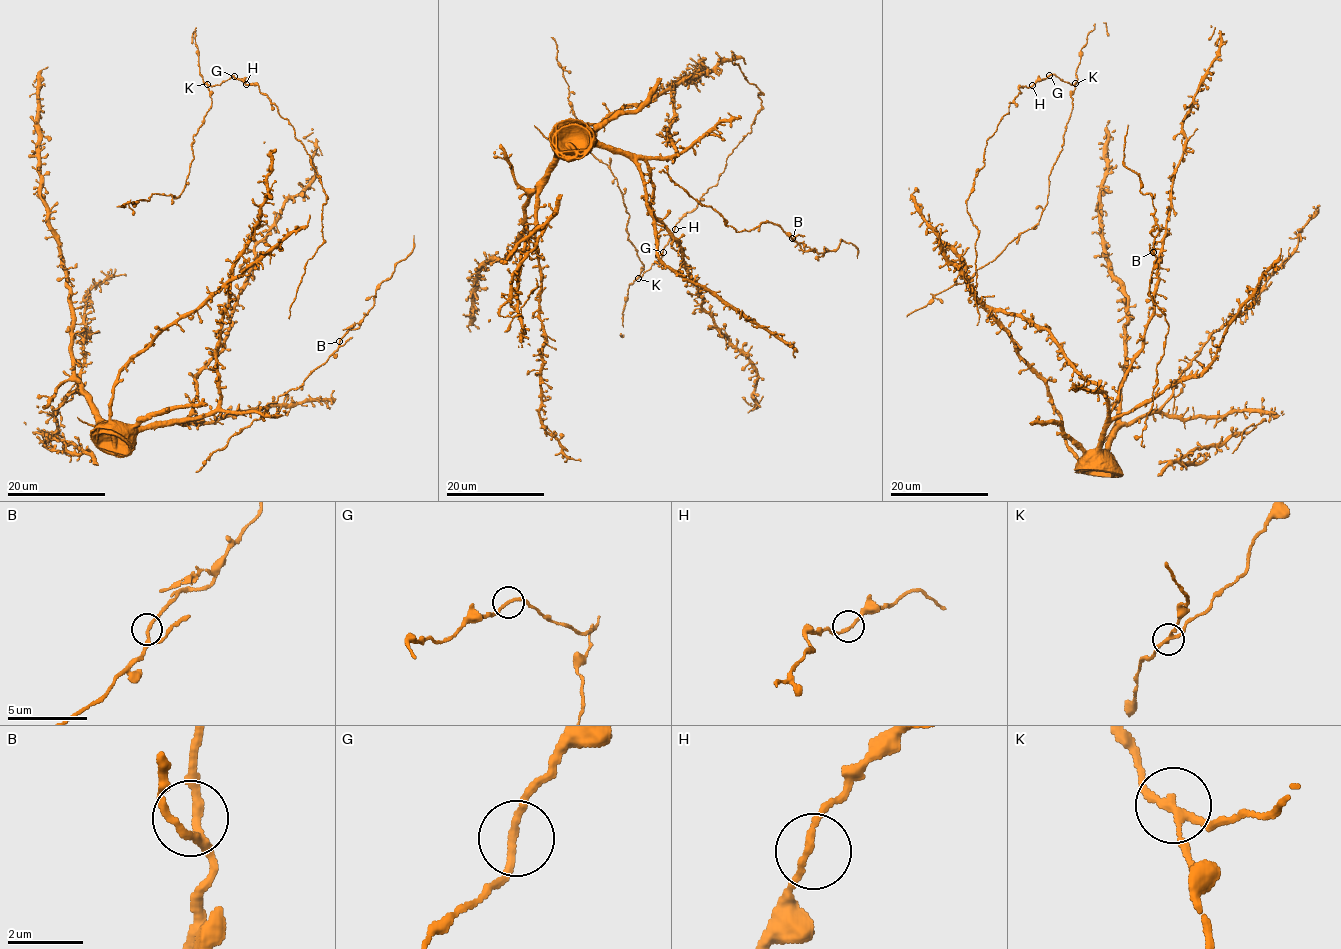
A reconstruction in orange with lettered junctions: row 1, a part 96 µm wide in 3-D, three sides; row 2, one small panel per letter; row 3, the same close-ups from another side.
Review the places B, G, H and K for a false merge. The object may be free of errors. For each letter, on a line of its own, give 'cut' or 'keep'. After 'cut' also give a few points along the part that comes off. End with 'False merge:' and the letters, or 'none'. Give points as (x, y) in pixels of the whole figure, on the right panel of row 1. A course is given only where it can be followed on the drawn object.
B: keep
G: keep
H: keep
K: cut; foreign part runs (1075, 83), (1063, 148), (1050, 173), (1047, 204), (1040, 220), (970, 279), (936, 293), (926, 305), (907, 316)
False merge: K

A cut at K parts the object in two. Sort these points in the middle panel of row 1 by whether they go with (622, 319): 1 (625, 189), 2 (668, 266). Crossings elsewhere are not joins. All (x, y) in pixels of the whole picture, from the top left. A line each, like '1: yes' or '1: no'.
1: no
2: yes

